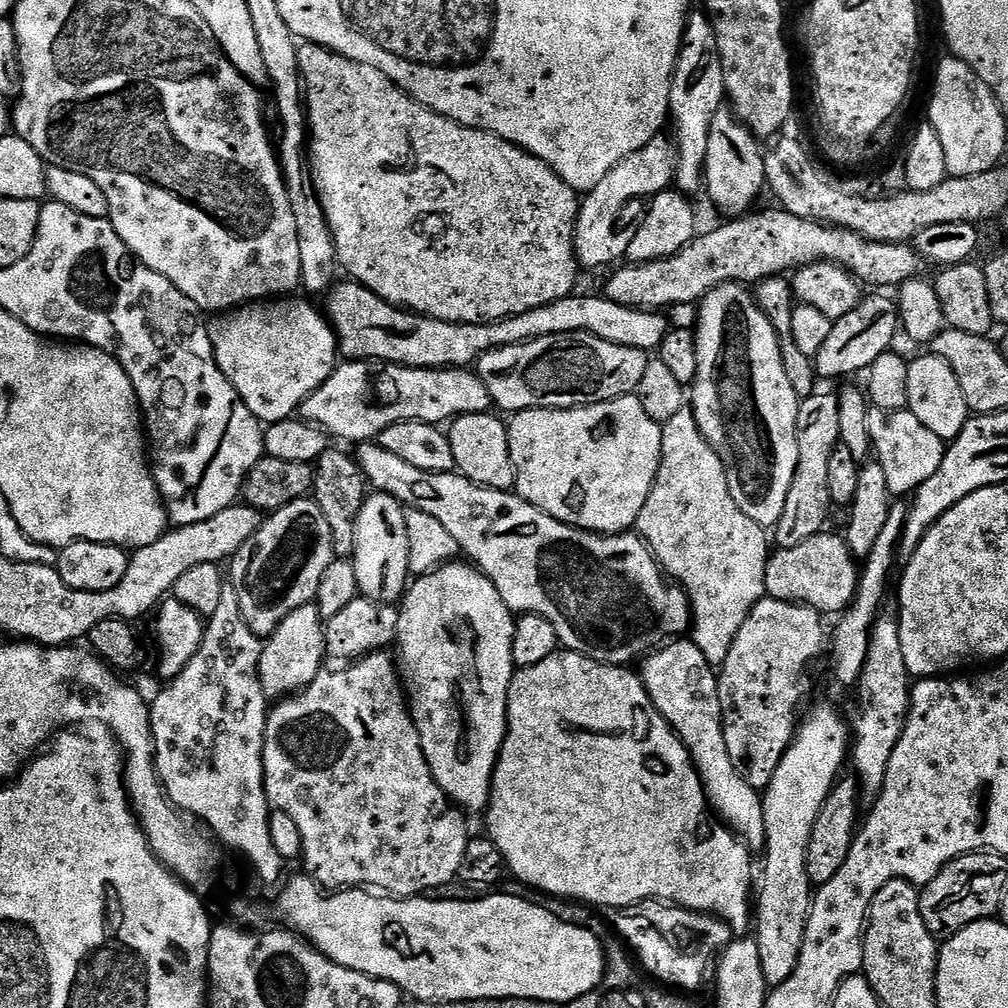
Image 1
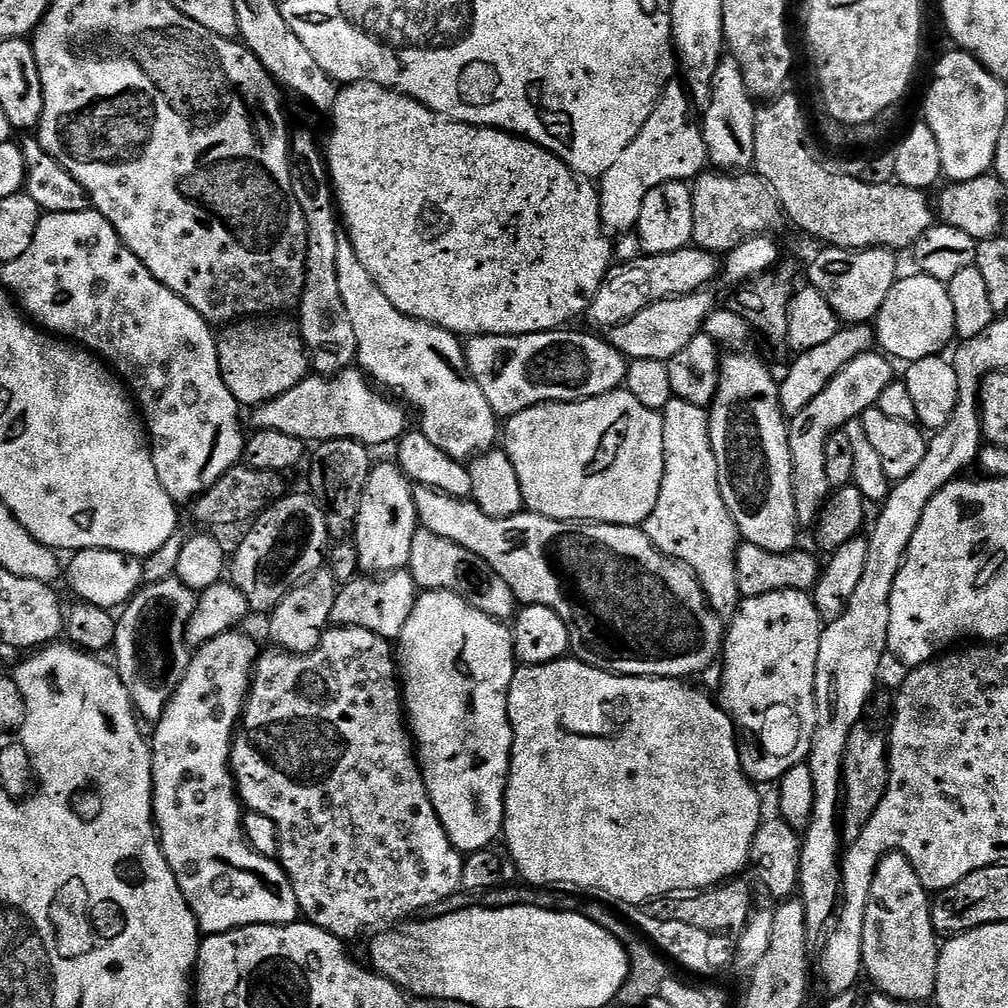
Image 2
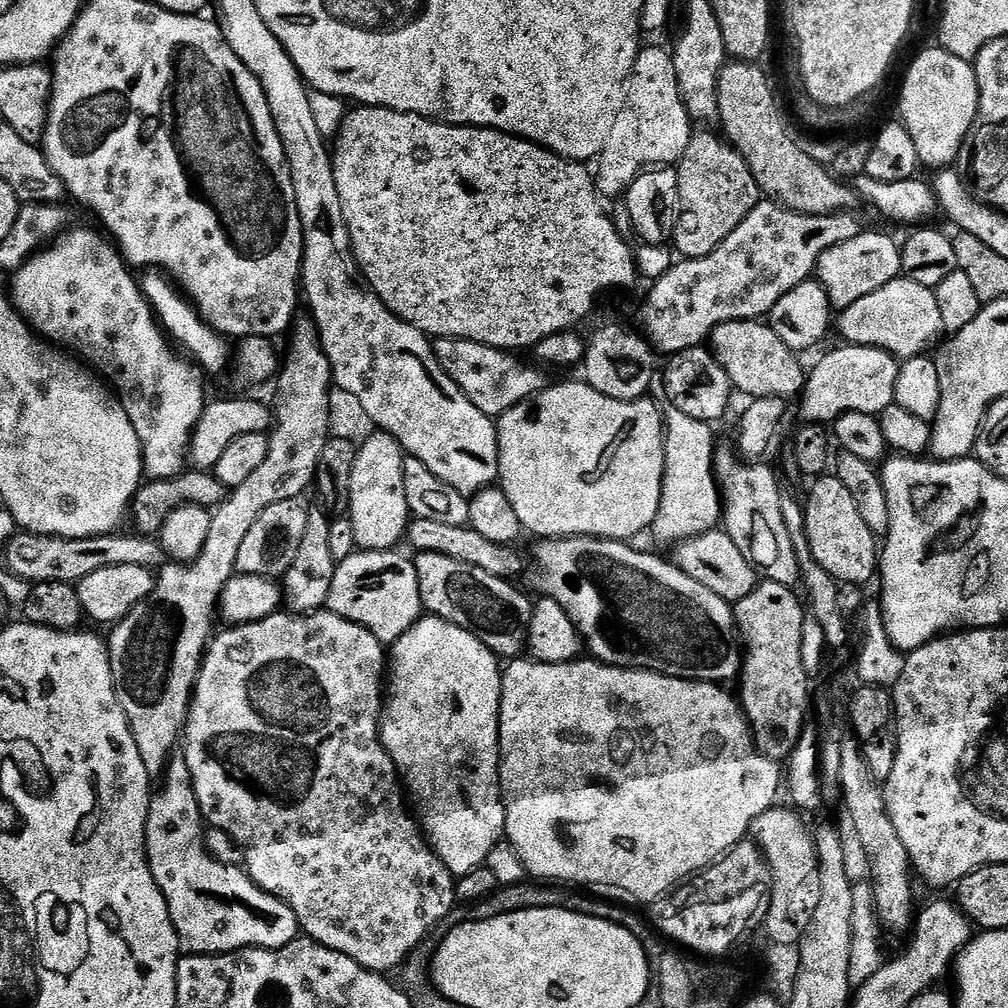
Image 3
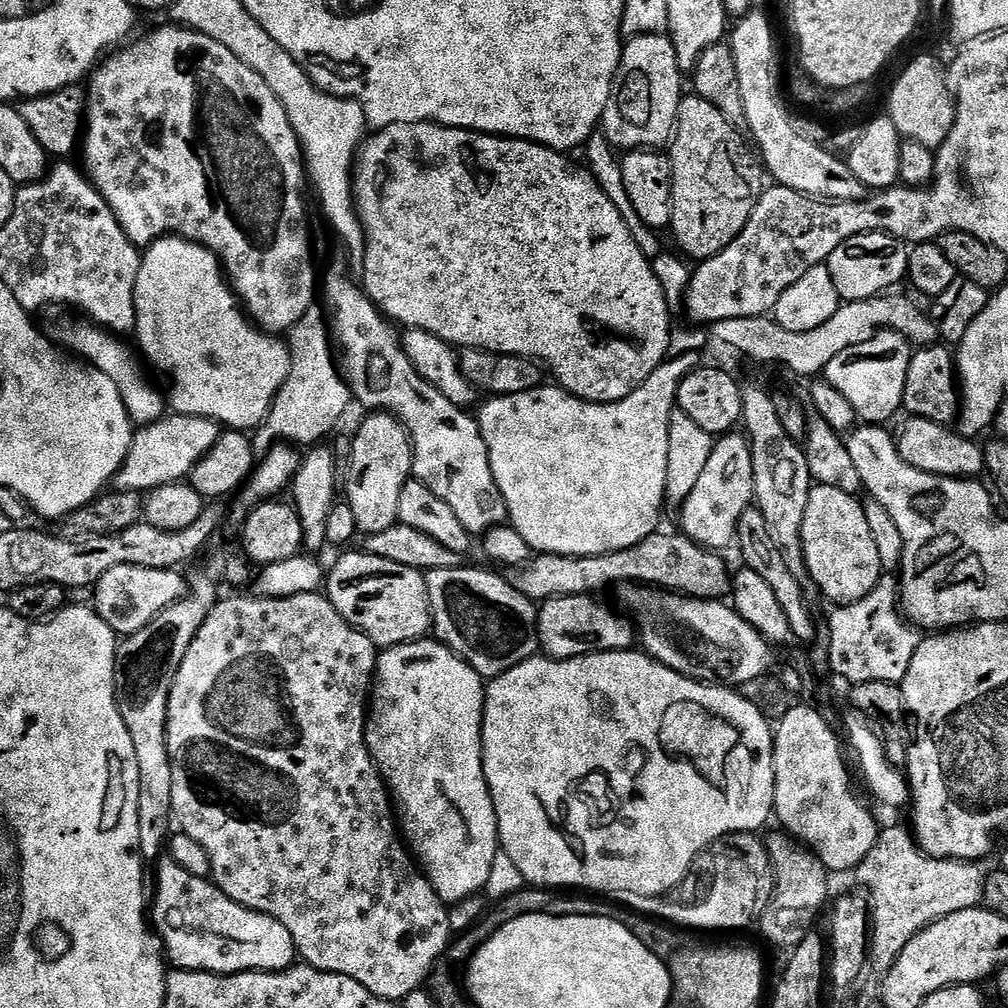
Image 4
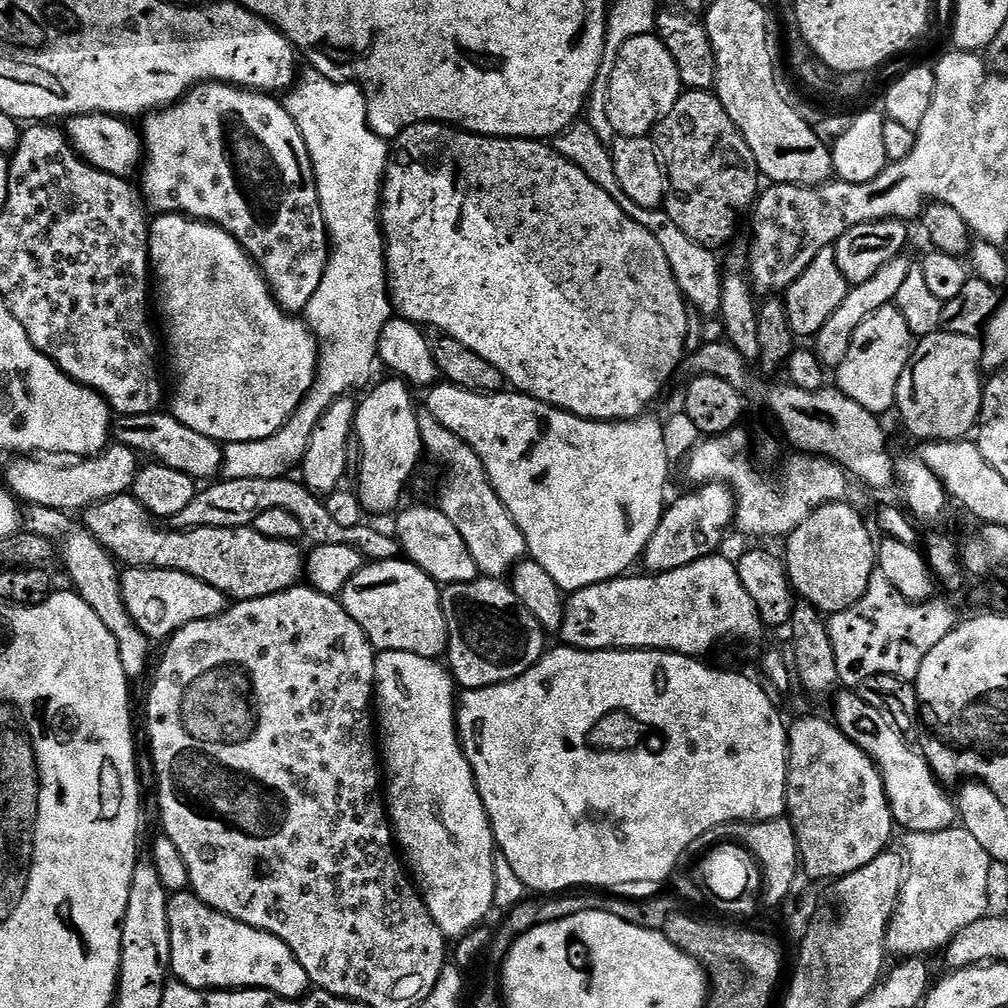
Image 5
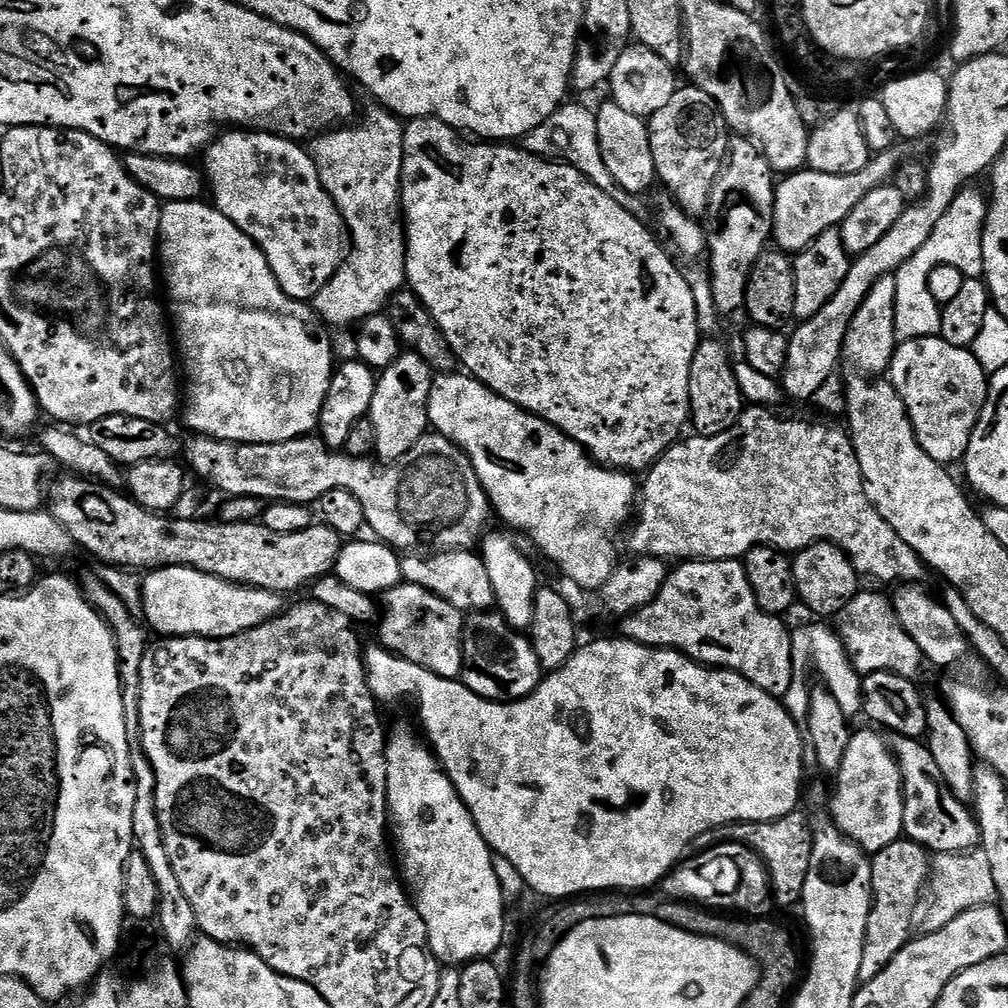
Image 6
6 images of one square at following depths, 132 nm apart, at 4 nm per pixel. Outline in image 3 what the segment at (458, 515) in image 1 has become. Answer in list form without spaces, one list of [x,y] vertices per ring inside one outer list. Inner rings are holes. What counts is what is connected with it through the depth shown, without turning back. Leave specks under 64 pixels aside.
[[[557,536],[540,538],[536,543],[536,560],[540,565],[532,576],[532,584],[540,591],[541,597],[558,602],[580,631],[580,638],[585,649],[601,664],[613,664],[616,668],[645,668],[647,672],[661,672],[663,676],[676,676],[680,680],[701,680],[703,684],[723,685],[724,680],[735,681],[742,667],[742,637],[736,626],[736,614],[733,605],[727,604],[714,590],[706,590],[702,582],[694,582],[671,559],[663,560],[652,552],[643,552],[640,548],[631,548],[631,543],[623,540],[603,540],[597,536]]]

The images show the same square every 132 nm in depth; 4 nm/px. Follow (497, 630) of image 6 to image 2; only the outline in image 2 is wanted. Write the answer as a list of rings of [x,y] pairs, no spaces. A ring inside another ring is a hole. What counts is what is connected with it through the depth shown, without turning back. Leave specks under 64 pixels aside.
[[[423,526],[417,527],[414,543],[410,545],[410,558],[407,571],[411,572],[417,589],[434,592],[453,592],[470,600],[482,614],[490,614],[495,620],[508,622],[518,611],[516,596],[502,582],[502,578],[478,554],[470,554],[458,542],[450,542],[450,538],[442,538]]]

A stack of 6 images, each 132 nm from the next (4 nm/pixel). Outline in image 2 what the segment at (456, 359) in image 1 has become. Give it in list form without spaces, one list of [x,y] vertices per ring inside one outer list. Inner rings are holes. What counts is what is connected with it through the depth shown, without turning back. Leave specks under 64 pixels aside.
[[[711,291],[692,292],[689,296],[675,296],[657,304],[646,306],[634,318],[607,329],[606,339],[629,361],[663,360],[667,362],[683,350],[690,338],[701,335],[703,320],[714,309]]]

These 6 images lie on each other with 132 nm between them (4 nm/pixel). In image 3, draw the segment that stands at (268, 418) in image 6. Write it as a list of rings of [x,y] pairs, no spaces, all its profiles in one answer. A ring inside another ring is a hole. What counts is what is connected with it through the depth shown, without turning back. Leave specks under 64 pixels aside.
[[[156,270],[145,271],[142,276],[142,287],[144,296],[148,300],[148,303],[151,304],[153,312],[156,314],[156,319],[160,321],[165,333],[167,333],[205,373],[211,374],[211,372],[220,372],[227,364],[229,367],[229,341],[197,312],[196,305],[188,299],[187,295],[185,295],[167,275],[161,274]]]

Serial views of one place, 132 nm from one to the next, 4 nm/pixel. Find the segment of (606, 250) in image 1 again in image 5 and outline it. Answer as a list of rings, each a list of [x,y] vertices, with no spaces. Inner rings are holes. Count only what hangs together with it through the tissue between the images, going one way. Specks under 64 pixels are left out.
[[[655,34],[630,39],[622,46],[614,74],[610,77],[609,104],[606,106],[609,120],[616,136],[648,136],[661,120],[674,110],[674,102],[682,94],[682,85],[678,66],[674,58],[670,58],[670,50],[666,50],[663,40]]]

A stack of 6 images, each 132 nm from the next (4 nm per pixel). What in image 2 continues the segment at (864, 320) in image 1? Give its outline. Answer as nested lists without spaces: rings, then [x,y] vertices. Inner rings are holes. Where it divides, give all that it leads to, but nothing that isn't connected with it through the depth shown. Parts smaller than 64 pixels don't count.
[[[871,323],[854,324],[851,326],[841,327],[840,331],[830,338],[822,346],[814,346],[814,350],[806,350],[795,357],[796,361],[788,368],[784,380],[779,381],[780,385],[780,405],[784,411],[785,417],[791,418],[797,416],[830,382],[839,372],[844,369],[850,362],[854,362],[856,356],[862,355],[863,352],[873,351],[877,347],[876,329]]]

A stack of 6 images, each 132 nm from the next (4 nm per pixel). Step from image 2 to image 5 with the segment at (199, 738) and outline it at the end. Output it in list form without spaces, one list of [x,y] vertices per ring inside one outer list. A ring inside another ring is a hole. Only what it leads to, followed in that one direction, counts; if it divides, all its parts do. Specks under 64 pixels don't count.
[[[195,892],[175,893],[168,901],[168,917],[172,943],[171,975],[179,983],[205,990],[264,988],[287,1000],[298,1000],[309,991],[306,970],[302,970],[286,942],[206,906]]]

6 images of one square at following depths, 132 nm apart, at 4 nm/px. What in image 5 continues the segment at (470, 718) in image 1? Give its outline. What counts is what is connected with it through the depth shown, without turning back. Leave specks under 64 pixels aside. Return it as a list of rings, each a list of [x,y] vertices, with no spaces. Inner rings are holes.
[[[381,652],[376,657],[376,691],[374,708],[378,713],[378,744],[382,749],[382,768],[386,773],[386,811],[394,833],[394,844],[402,853],[411,879],[414,881],[424,904],[430,910],[430,918],[442,930],[446,938],[459,938],[485,923],[488,911],[496,900],[496,841],[492,838],[492,827],[484,809],[482,798],[478,794],[476,779],[472,773],[470,762],[466,758],[464,748],[460,744],[460,734],[456,731],[456,710],[458,707],[458,685],[452,678],[451,671],[440,660],[418,658],[418,654],[405,652]]]

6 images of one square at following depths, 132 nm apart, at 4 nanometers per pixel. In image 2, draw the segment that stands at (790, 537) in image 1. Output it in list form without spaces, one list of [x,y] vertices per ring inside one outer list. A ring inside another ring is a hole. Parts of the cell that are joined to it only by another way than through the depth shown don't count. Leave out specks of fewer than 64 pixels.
[[[879,351],[863,352],[862,355],[854,358],[854,362],[850,362],[834,377],[830,386],[826,386],[826,390],[822,390],[822,394],[818,394],[818,398],[814,398],[810,402],[810,406],[806,406],[806,410],[802,410],[797,416],[791,417],[788,426],[788,441],[792,455],[792,489],[794,490],[794,510],[796,511],[797,525],[815,525],[820,519],[824,505],[828,503],[830,489],[826,482],[826,454],[824,451],[830,434],[841,431],[848,421],[863,416],[867,408],[874,408],[879,405],[882,390],[886,390],[886,386],[890,386],[894,379],[892,365],[894,365],[893,361]]]

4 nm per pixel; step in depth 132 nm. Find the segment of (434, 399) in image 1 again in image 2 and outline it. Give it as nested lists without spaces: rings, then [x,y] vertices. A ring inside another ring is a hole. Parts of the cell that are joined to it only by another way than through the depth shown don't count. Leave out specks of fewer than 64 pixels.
[[[359,367],[345,368],[335,376],[309,374],[304,381],[255,409],[252,428],[278,430],[305,442],[322,440],[356,440],[359,444],[395,445],[409,427],[405,409],[395,399],[383,400]]]

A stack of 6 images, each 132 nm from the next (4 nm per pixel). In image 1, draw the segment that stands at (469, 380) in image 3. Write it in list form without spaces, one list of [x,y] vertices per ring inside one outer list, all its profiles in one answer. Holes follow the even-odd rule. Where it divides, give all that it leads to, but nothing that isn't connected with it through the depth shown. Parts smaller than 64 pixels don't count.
[[[571,332],[550,334],[546,338],[527,340],[524,344],[496,348],[476,361],[474,371],[486,386],[493,405],[497,409],[500,407],[501,413],[515,414],[531,408],[585,408],[587,404],[633,395],[642,382],[642,374],[646,374],[649,359],[649,353],[634,346],[614,346],[614,342],[594,338],[594,334]]]

